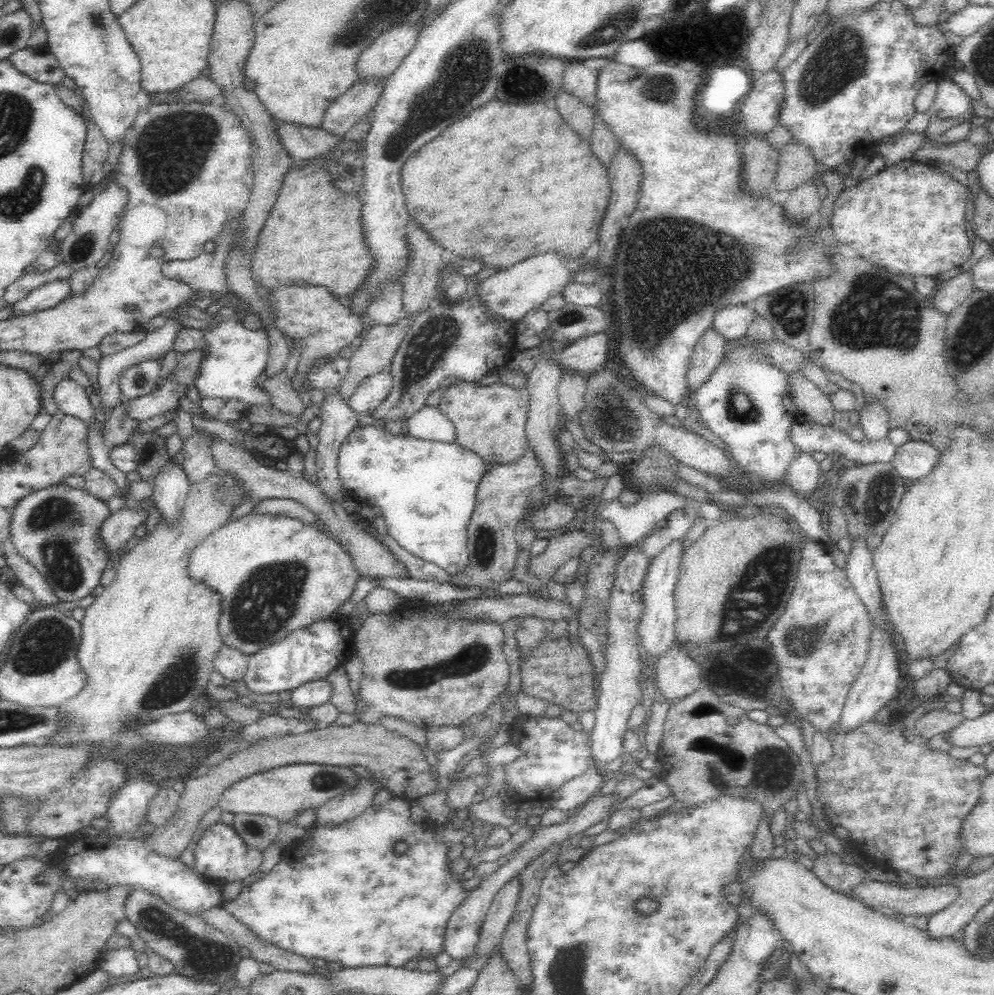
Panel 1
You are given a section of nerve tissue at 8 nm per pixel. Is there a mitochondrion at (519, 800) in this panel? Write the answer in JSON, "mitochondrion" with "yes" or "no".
{"mitochondrion":"no"}

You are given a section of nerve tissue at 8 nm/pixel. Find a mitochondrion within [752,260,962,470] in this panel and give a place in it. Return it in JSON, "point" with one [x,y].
{"point":[879,312]}

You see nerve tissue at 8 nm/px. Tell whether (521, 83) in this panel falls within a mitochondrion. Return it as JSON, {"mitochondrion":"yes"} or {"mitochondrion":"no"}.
{"mitochondrion":"yes"}

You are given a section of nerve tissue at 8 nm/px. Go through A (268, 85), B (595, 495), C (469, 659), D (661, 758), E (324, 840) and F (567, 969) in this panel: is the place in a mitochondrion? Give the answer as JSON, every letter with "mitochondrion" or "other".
{"A":"other","B":"other","C":"mitochondrion","D":"other","E":"other","F":"mitochondrion"}

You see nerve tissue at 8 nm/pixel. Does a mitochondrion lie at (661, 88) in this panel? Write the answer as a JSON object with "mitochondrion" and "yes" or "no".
{"mitochondrion":"yes"}

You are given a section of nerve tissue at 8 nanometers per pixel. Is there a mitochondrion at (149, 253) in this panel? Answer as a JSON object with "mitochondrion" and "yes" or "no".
{"mitochondrion":"no"}

